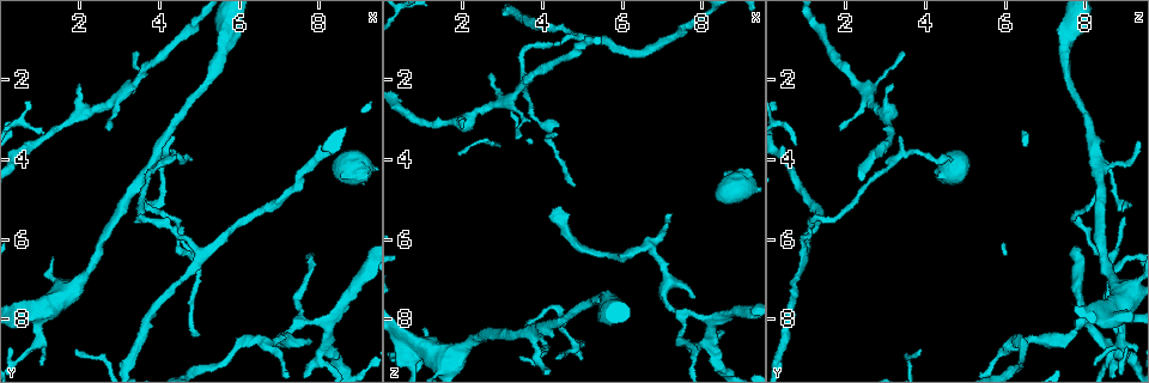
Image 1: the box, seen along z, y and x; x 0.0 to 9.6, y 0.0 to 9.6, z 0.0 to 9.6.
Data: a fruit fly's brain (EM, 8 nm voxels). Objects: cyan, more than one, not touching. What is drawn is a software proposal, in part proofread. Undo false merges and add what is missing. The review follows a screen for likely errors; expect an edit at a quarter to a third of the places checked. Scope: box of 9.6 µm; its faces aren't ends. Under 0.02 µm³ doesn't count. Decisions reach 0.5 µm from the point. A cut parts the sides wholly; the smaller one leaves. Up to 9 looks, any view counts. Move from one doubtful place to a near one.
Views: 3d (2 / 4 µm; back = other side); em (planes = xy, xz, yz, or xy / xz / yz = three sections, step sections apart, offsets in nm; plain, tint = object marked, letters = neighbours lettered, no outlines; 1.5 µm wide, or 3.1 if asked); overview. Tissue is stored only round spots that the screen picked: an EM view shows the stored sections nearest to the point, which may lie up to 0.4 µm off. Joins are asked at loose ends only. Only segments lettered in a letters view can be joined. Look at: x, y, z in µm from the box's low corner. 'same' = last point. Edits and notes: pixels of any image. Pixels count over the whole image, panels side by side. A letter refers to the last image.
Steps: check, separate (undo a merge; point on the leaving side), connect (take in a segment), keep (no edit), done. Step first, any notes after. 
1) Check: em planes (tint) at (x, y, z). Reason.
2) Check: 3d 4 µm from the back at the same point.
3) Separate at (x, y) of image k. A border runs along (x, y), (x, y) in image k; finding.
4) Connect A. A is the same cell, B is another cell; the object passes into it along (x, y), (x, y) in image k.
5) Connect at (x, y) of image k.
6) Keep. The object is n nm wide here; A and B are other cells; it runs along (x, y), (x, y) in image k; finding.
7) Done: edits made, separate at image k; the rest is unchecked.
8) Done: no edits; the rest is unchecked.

Check: em planes (letters) at (4.35, 5.50, 9.05). Thin end.

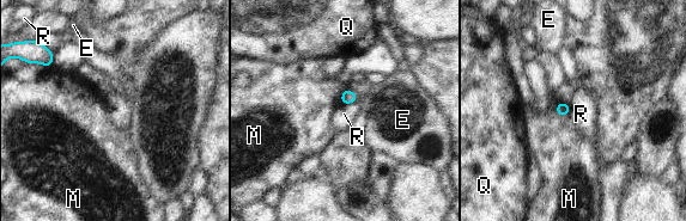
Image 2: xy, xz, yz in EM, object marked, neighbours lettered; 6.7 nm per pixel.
Keep. The object is 80 nm wide here; E, M, Q and R are other cells; a border runs along (340, 102), (354, 103) in image 2; no lettered segment goes on from it.

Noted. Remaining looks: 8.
Check: em planes (letters) at (1.00, 9.15, 8.20).

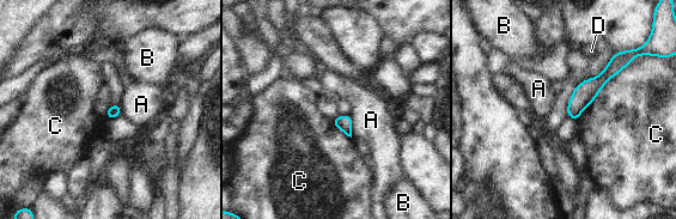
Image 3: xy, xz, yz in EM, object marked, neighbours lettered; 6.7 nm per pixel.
Keep. A, B, C and D are other cells; a border runs along (628, 62), (608, 80), (577, 119) in image 3; no lettered segment goes on from it.

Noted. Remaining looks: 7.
Check: 3d 2 µm at (2.00, 2.05, 3.20). Tapers out.

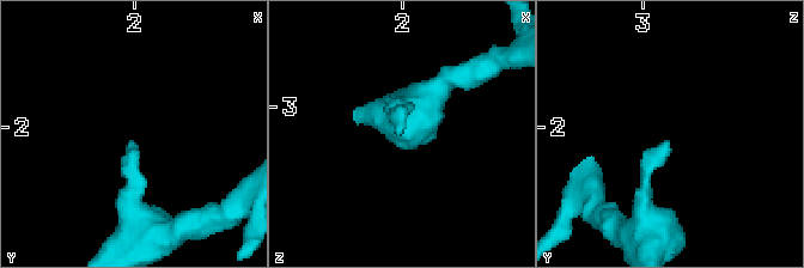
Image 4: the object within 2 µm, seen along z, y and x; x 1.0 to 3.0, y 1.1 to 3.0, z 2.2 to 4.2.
Check: em xz step 8 (letters) at (1.98, 2.10, 3.20).

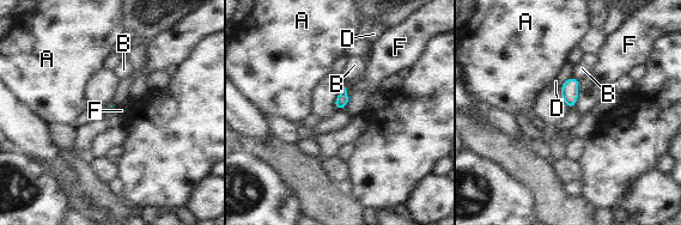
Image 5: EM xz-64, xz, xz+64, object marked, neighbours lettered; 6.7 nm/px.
Keep. A, B, D and F are other cells; a border runs along (579, 81), (577, 99), (573, 105) in image 5; none of them fits.

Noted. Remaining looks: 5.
Check: 3d 4 µm at (7.80, 8.60, 7.45). Tapers out.

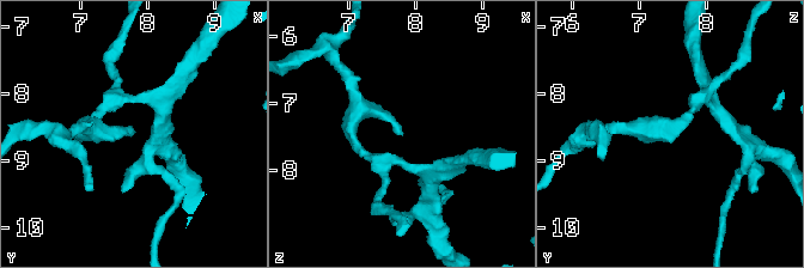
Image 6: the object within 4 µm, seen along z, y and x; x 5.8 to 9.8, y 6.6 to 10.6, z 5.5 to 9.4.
Check: em xy step 8 (tint) at (7.85, 8.60, 7.50).

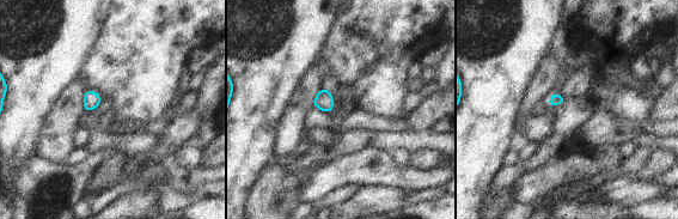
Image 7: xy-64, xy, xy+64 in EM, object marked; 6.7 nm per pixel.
Check: em planes (letters) at the same point.

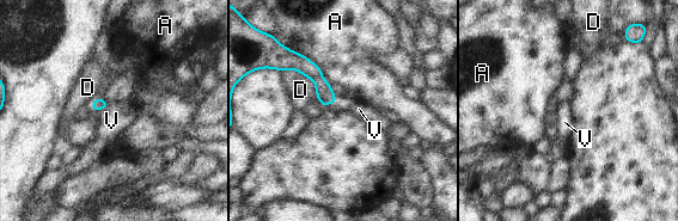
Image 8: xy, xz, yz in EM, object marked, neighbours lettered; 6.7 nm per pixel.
Connect V. V is the same cell, A and D are other cells; the object passes into it along (98, 104), (102, 108), (111, 121) in image 8; the neuron continues.

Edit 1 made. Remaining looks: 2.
Done: edits made, connect at image 8; the rest is unchecked.

